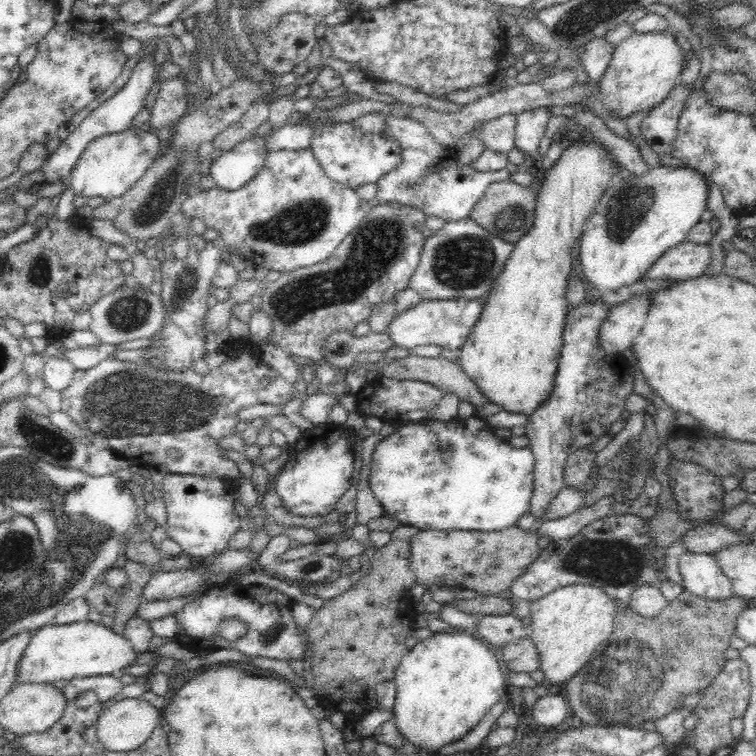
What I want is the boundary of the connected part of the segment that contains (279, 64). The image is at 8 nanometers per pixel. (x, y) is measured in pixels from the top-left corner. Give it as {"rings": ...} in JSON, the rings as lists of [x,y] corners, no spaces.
{"rings":[[[300,13],[284,15],[277,24],[277,27],[267,36],[261,39],[252,37],[252,44],[258,52],[260,66],[267,69],[269,73],[282,74],[291,72],[296,64],[303,64],[307,56],[316,45],[317,37],[314,35],[318,19]]]}

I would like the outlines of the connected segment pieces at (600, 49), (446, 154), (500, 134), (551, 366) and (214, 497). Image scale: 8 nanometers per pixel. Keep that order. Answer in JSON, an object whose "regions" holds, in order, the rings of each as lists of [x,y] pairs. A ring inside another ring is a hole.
{"regions":[[[[604,37],[593,38],[585,46],[585,53],[581,56],[584,71],[592,83],[598,83],[610,64],[614,47]]],[[[386,118],[383,133],[398,142],[402,150],[402,161],[377,181],[378,199],[381,203],[394,201],[412,204],[424,214],[445,221],[456,221],[469,216],[491,183],[509,180],[511,173],[505,169],[477,172],[470,165],[458,165],[455,151],[441,148],[426,127],[416,119]]],[[[508,114],[478,124],[471,131],[471,136],[482,142],[485,150],[490,150],[497,154],[507,154],[515,148],[515,125],[515,116]]],[[[594,138],[593,142],[587,142],[586,139],[580,139],[579,141],[574,142],[573,144],[570,144],[566,149],[563,150],[560,158],[556,161],[556,163],[551,166],[548,170],[540,170],[537,177],[540,182],[538,182],[538,192],[536,192],[536,199],[534,200],[534,222],[532,222],[532,228],[528,230],[528,232],[524,232],[524,235],[517,240],[515,243],[515,246],[513,247],[512,253],[508,256],[508,259],[506,260],[506,263],[504,264],[504,267],[502,268],[500,272],[500,276],[496,278],[496,280],[492,284],[492,288],[487,293],[487,296],[484,299],[484,306],[482,306],[482,310],[480,310],[480,318],[476,320],[476,324],[472,326],[472,330],[470,330],[470,334],[468,334],[468,338],[466,338],[466,342],[464,343],[464,346],[461,346],[461,348],[457,351],[458,358],[460,359],[459,365],[463,368],[463,371],[474,381],[474,384],[478,385],[478,388],[480,388],[480,391],[484,394],[484,396],[488,397],[491,402],[500,404],[504,410],[508,410],[510,412],[520,412],[520,414],[529,415],[536,410],[540,406],[540,403],[544,403],[546,399],[548,399],[548,396],[550,395],[550,392],[552,391],[552,378],[554,378],[554,374],[556,374],[556,364],[558,360],[560,359],[560,348],[562,348],[562,334],[564,330],[564,326],[566,324],[566,316],[568,312],[568,303],[566,302],[566,292],[567,292],[567,284],[568,279],[571,277],[571,269],[573,268],[573,263],[576,261],[576,241],[578,238],[580,238],[583,226],[585,225],[585,222],[590,218],[590,215],[595,211],[597,202],[600,201],[600,198],[604,196],[604,192],[608,190],[608,187],[610,186],[612,179],[619,174],[619,168],[620,165],[618,165],[618,161],[614,159],[614,155],[598,141],[598,139]]],[[[168,473],[163,480],[163,499],[167,508],[165,529],[167,537],[178,543],[186,557],[196,562],[207,556],[218,554],[229,546],[230,537],[240,528],[243,521],[234,513],[232,502],[235,484],[216,477]]]]}

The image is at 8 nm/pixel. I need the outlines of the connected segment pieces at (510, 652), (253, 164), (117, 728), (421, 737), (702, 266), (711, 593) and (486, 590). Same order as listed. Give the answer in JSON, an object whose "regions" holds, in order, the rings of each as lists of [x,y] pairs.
{"regions":[[[[531,638],[506,645],[502,650],[509,672],[532,673],[540,670],[540,653]]],[[[262,136],[246,139],[231,150],[224,151],[213,162],[211,178],[214,185],[225,190],[239,190],[245,186],[264,166],[267,158],[266,138]]],[[[142,697],[122,698],[102,710],[97,723],[97,738],[100,745],[112,752],[128,752],[143,746],[152,732],[160,725],[160,710]]],[[[454,629],[456,630],[432,633],[429,638],[416,643],[401,659],[393,678],[397,686],[393,723],[408,743],[422,746],[425,753],[436,753],[438,748],[465,736],[483,720],[484,714],[501,700],[506,691],[504,674],[490,646],[477,634],[468,635],[464,633],[465,630]]],[[[688,240],[668,250],[659,261],[654,262],[644,278],[688,280],[704,275],[711,264],[710,244],[695,244]]],[[[687,550],[680,555],[677,568],[680,569],[685,591],[712,601],[733,597],[732,581],[722,572],[713,554]]],[[[517,525],[496,532],[476,532],[468,530],[419,530],[408,544],[408,561],[414,573],[414,584],[430,587],[462,586],[462,589],[472,589],[480,594],[499,595],[512,585],[512,580],[524,572],[540,554],[538,550],[538,533],[522,531]]]]}

